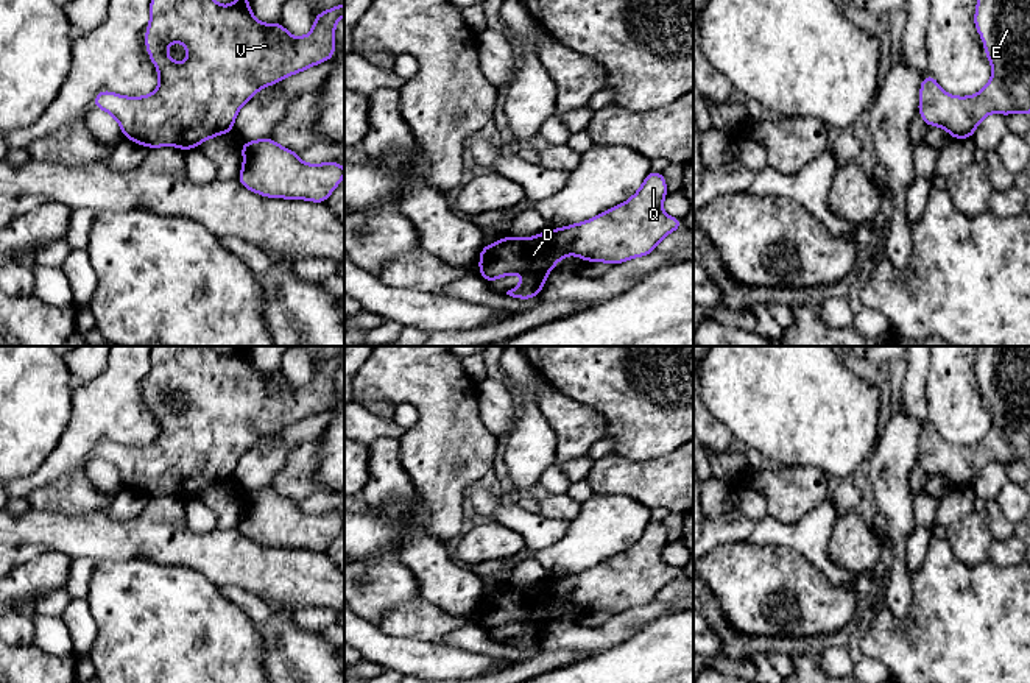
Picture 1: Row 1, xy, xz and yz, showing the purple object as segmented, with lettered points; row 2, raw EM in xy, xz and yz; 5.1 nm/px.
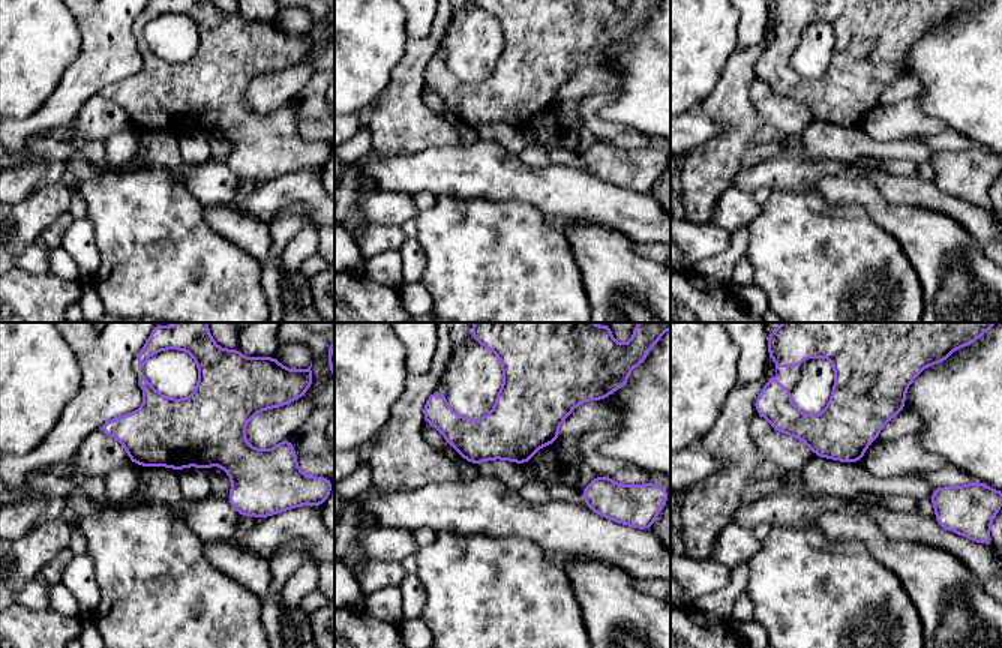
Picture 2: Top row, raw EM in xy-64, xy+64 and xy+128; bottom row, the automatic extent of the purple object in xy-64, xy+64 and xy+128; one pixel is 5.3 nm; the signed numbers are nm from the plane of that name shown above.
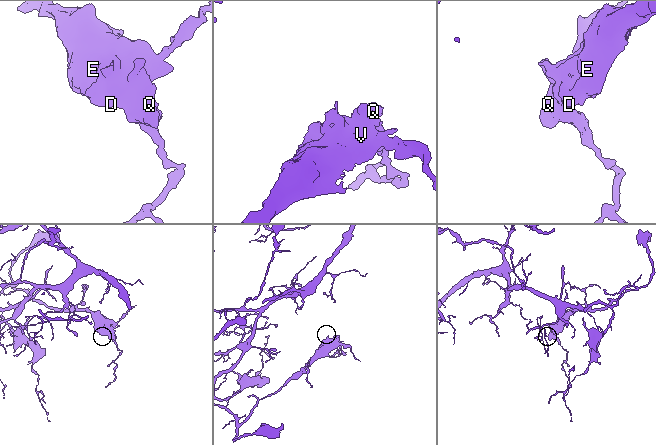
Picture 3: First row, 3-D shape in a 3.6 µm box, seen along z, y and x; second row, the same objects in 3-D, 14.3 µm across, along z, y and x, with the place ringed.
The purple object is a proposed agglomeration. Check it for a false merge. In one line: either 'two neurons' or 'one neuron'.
one neuron

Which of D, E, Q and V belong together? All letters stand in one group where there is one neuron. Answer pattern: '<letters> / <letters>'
D E Q V

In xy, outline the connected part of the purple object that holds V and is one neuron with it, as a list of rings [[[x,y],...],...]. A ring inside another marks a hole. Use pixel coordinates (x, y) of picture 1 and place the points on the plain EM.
[[[153,346],[145,396],[159,421],[157,438],[145,446],[100,440],[92,455],[111,463],[120,472],[123,487],[137,494],[171,494],[182,501],[196,497],[218,483],[229,483],[240,457],[262,437],[333,407],[335,373],[341,366],[344,352],[315,363],[313,379],[307,385],[295,387],[280,371],[260,373],[246,346],[238,346],[228,356],[218,354],[212,346]],[[171,391],[185,395],[184,413],[167,404]]]

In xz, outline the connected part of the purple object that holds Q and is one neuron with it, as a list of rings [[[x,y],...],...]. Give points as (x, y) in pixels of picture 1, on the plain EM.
[[[650,521],[630,549],[591,569],[547,579],[528,588],[508,585],[483,596],[480,627],[491,632],[520,622],[522,633],[506,644],[530,649],[541,644],[552,618],[569,603],[611,614],[651,603],[665,585],[683,575],[681,568],[668,566],[662,560],[667,544],[664,524]]]

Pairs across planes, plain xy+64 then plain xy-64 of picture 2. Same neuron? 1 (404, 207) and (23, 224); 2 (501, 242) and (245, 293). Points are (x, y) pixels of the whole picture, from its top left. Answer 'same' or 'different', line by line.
1: same
2: same

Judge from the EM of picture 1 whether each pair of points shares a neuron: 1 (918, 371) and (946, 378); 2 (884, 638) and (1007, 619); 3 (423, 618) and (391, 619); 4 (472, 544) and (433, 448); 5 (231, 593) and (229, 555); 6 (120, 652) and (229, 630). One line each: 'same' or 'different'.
1: different
2: same
3: same
4: different
5: different
6: same

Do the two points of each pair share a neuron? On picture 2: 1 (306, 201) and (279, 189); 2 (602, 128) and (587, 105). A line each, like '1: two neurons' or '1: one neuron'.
1: one neuron
2: one neuron

